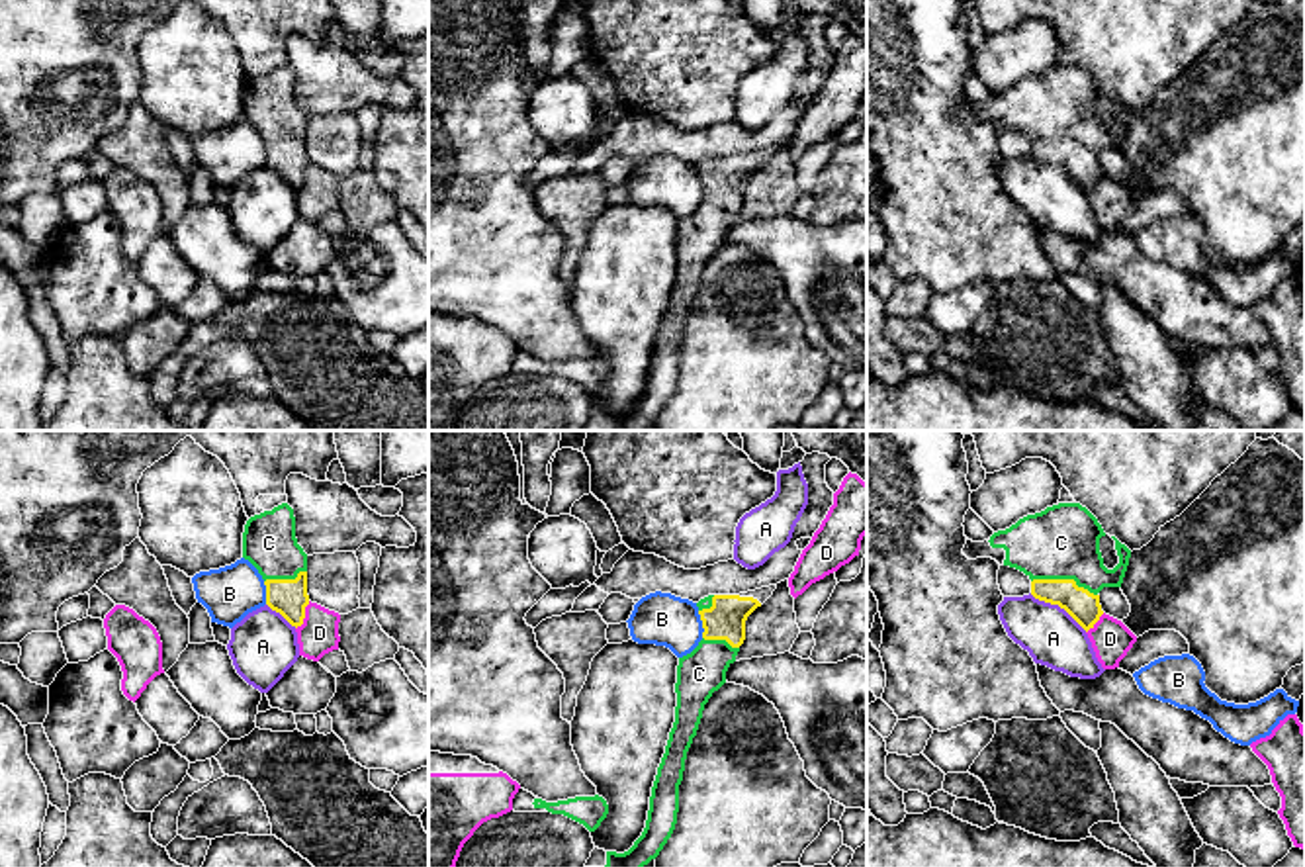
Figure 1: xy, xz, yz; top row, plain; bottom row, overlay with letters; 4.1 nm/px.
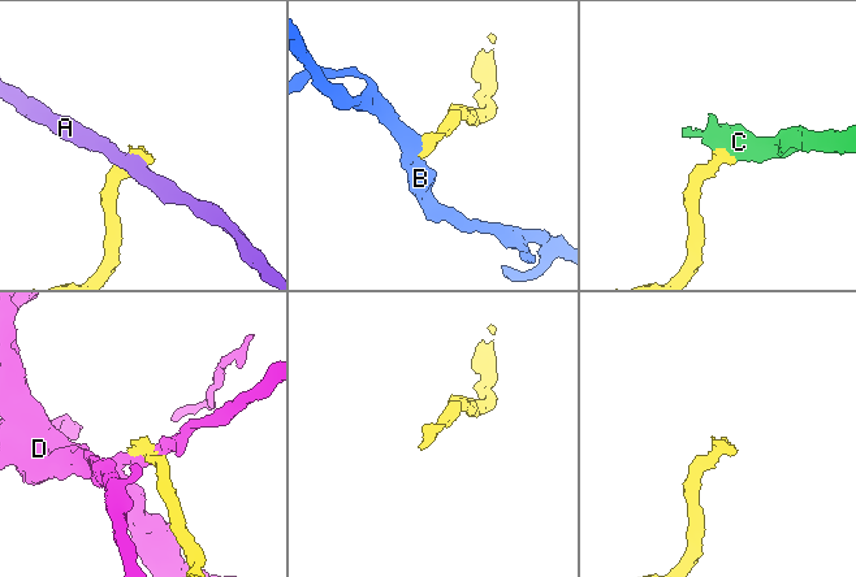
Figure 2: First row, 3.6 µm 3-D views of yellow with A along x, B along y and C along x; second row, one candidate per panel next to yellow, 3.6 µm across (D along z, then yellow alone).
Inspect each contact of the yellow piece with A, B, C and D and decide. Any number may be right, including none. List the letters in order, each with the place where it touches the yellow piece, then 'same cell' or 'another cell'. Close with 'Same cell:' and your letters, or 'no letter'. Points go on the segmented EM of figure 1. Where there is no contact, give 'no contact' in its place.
A: yz (1059, 605) | another cell
B: xz (703, 625) | another cell
C: yz (1065, 580) | same cell
D: xy (304, 615) | another cell
Same cell: C

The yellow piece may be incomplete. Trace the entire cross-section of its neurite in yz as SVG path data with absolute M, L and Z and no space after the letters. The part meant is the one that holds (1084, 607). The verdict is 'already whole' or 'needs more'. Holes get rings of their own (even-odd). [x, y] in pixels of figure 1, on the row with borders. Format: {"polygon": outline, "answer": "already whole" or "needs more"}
{"polygon": "M1058 503L1019 519L984 542L967 538L963 554L968 560L992 558L1000 566L1004 564L1023 571L1031 579L1031 595L1035 599L1058 605L1088 632L1103 615L1098 593L1103 587L1121 587L1131 558L1131 550L1111 536L1119 564L1107 570L1100 552L1102 536L1105 536L1102 525L1086 507L1080 503Z", "answer": "needs more"}

